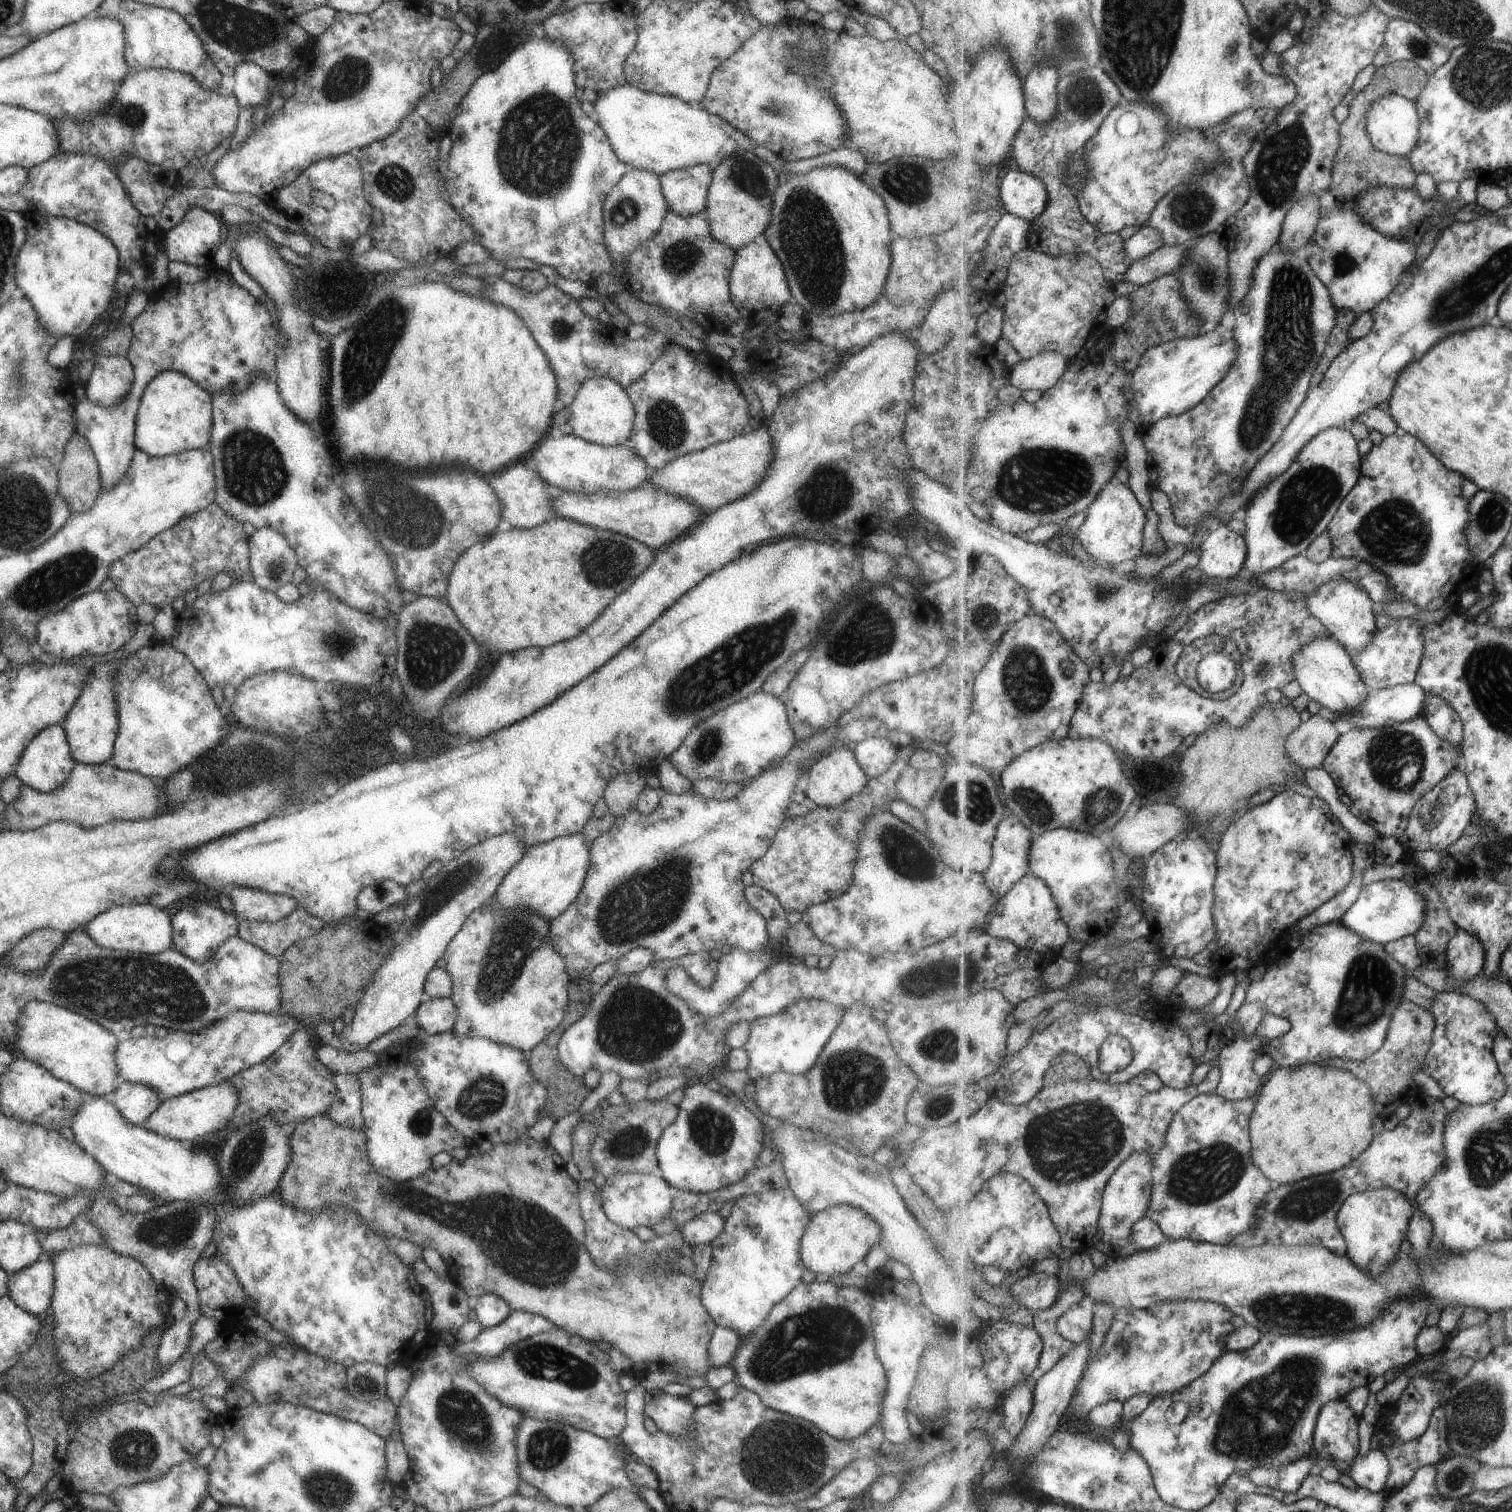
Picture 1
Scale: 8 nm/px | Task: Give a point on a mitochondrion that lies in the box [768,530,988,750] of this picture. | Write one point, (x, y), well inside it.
(872, 633)

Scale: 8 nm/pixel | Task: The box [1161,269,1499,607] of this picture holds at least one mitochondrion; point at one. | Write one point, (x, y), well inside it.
(1394, 533)

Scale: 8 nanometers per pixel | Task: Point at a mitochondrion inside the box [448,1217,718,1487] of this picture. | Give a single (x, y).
(549, 1362)

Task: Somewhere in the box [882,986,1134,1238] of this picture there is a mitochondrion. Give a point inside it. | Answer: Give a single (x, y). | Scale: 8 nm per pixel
(1066, 1145)

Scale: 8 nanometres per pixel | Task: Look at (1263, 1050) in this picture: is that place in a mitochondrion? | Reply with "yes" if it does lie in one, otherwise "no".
no

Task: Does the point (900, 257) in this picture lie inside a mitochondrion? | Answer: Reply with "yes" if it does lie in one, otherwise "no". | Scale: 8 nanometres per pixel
no

